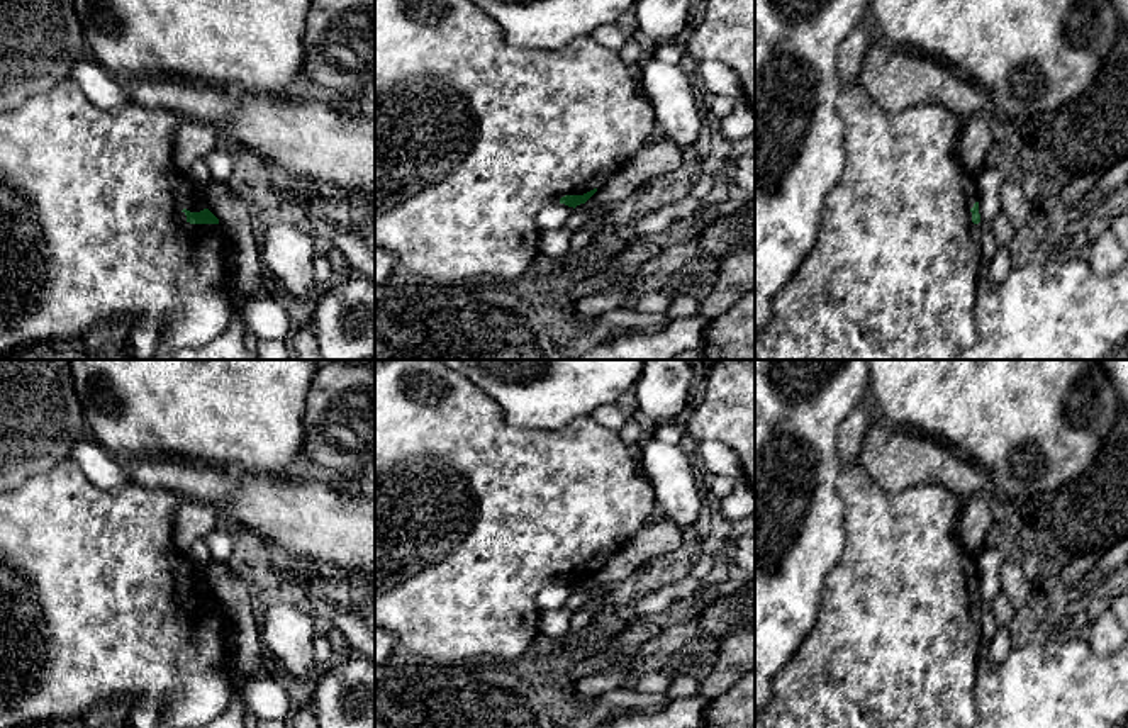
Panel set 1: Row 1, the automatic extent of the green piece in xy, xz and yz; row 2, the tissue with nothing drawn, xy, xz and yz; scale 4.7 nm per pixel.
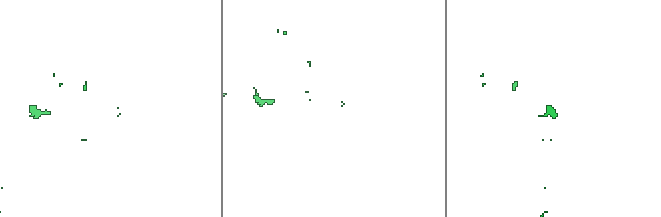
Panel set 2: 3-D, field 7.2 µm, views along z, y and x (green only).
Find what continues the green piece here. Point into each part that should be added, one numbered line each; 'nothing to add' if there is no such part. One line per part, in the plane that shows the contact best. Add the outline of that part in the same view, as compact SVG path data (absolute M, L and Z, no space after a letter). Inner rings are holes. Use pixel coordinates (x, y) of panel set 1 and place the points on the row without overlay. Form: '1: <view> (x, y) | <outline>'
1: xy (90, 581) | M66 456L49 472L27 479L14 490L0 492L0 728L24 728L47 720L80 720L97 701L110 694L127 694L134 701L153 697L158 716L173 726L193 728L219 718L231 704L236 679L229 669L227 630L221 604L190 604L185 589L200 592L207 589L204 568L195 567L175 546L175 516L180 496L168 489L126 485L109 492L92 484L78 463Z

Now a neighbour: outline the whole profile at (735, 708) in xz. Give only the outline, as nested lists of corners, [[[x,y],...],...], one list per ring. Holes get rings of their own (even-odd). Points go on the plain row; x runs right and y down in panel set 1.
[[[755,667],[728,692],[711,699],[702,728],[755,728]]]

